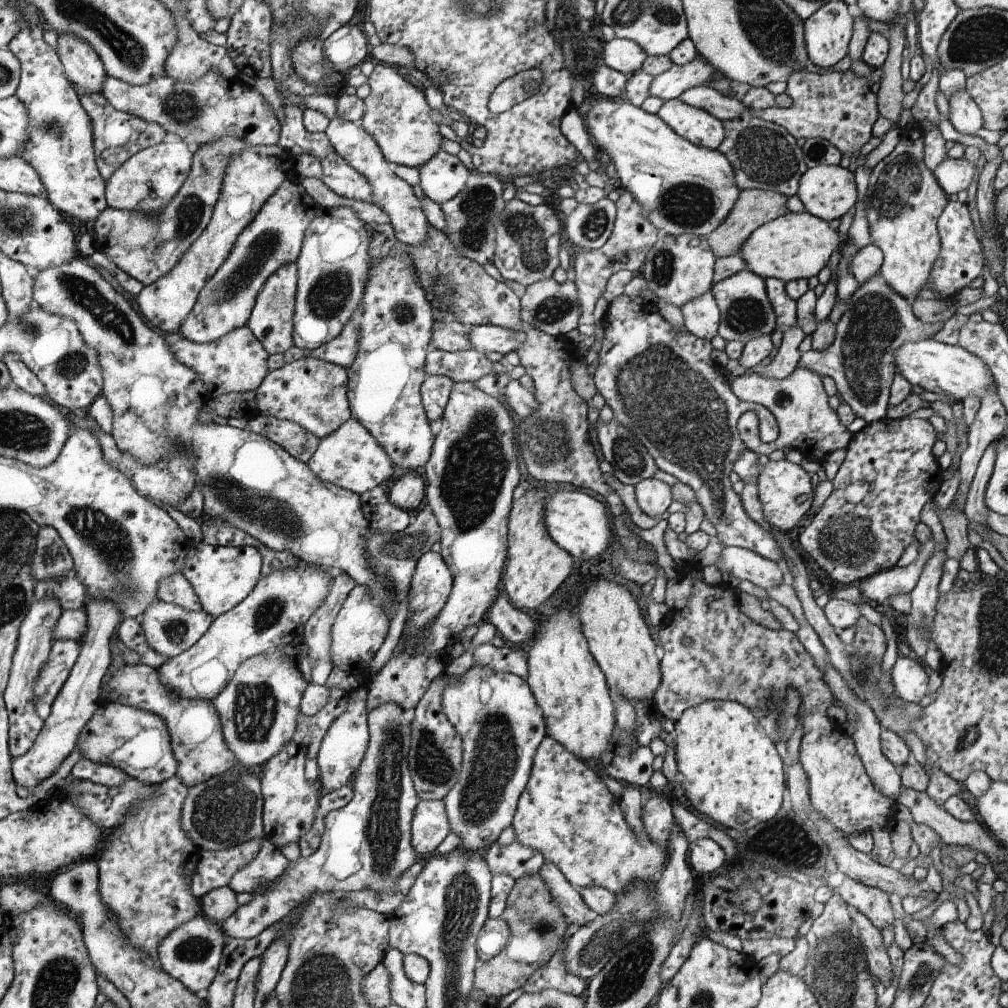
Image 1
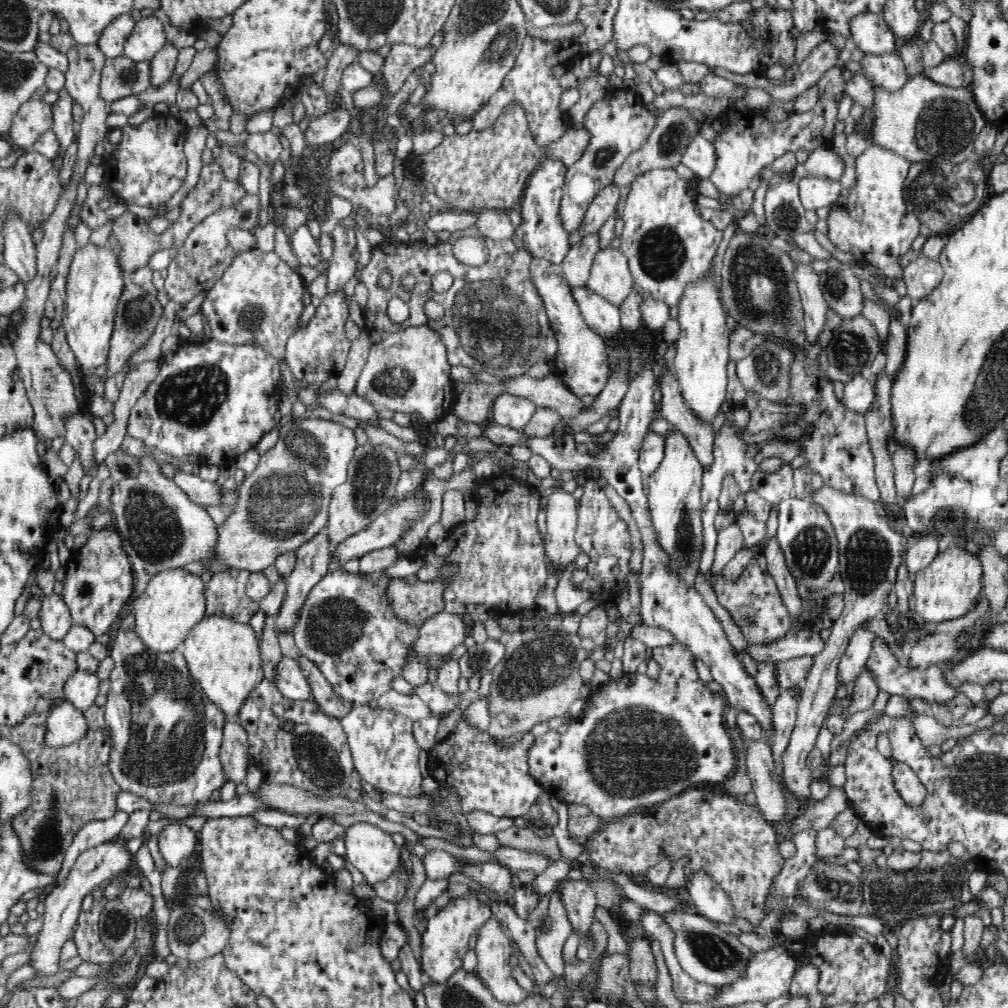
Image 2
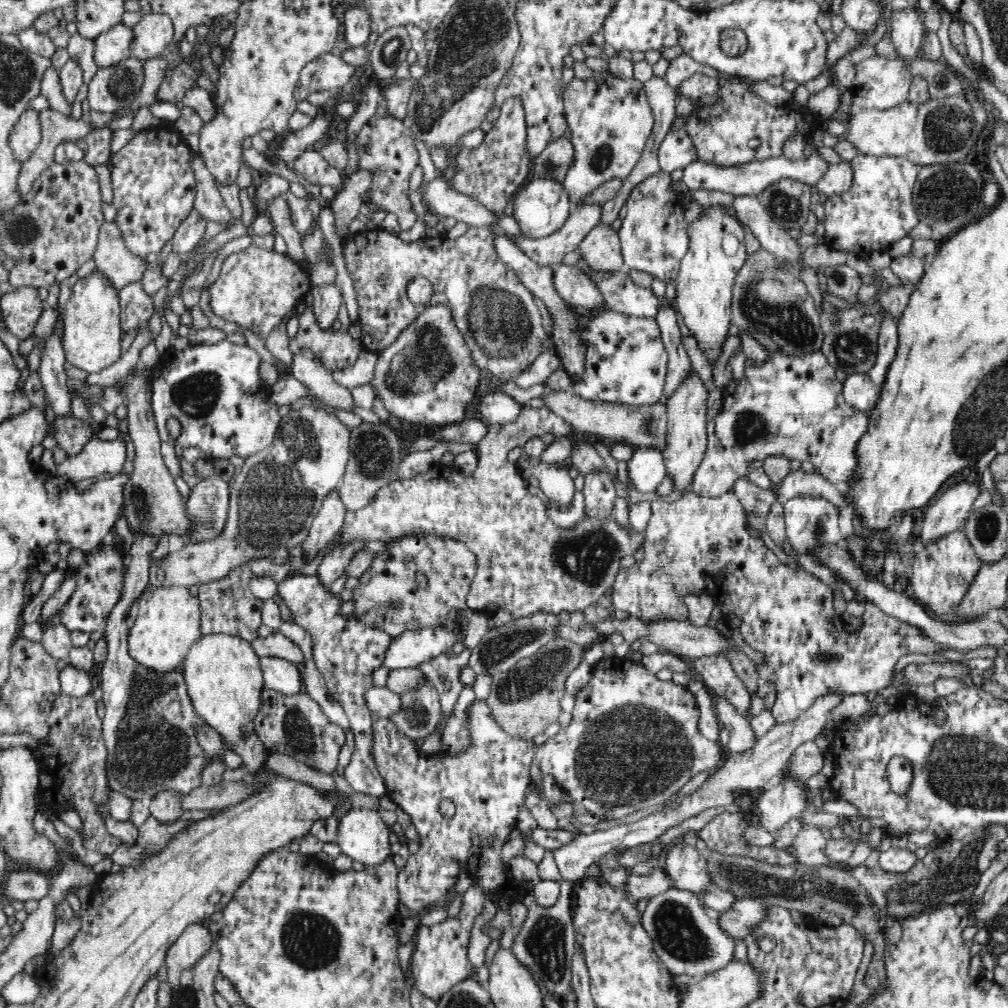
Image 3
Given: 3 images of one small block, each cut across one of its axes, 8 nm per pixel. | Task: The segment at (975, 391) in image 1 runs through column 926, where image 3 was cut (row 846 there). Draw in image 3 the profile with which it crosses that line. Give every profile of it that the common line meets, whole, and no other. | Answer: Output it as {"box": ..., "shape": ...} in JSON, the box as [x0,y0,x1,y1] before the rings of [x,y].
{"box":[336,808,392,867],"shape":[[[351,808],[339,821],[336,843],[353,861],[361,862],[365,867],[378,866],[392,856],[388,836],[390,836],[389,826],[382,821],[378,810]]]}

